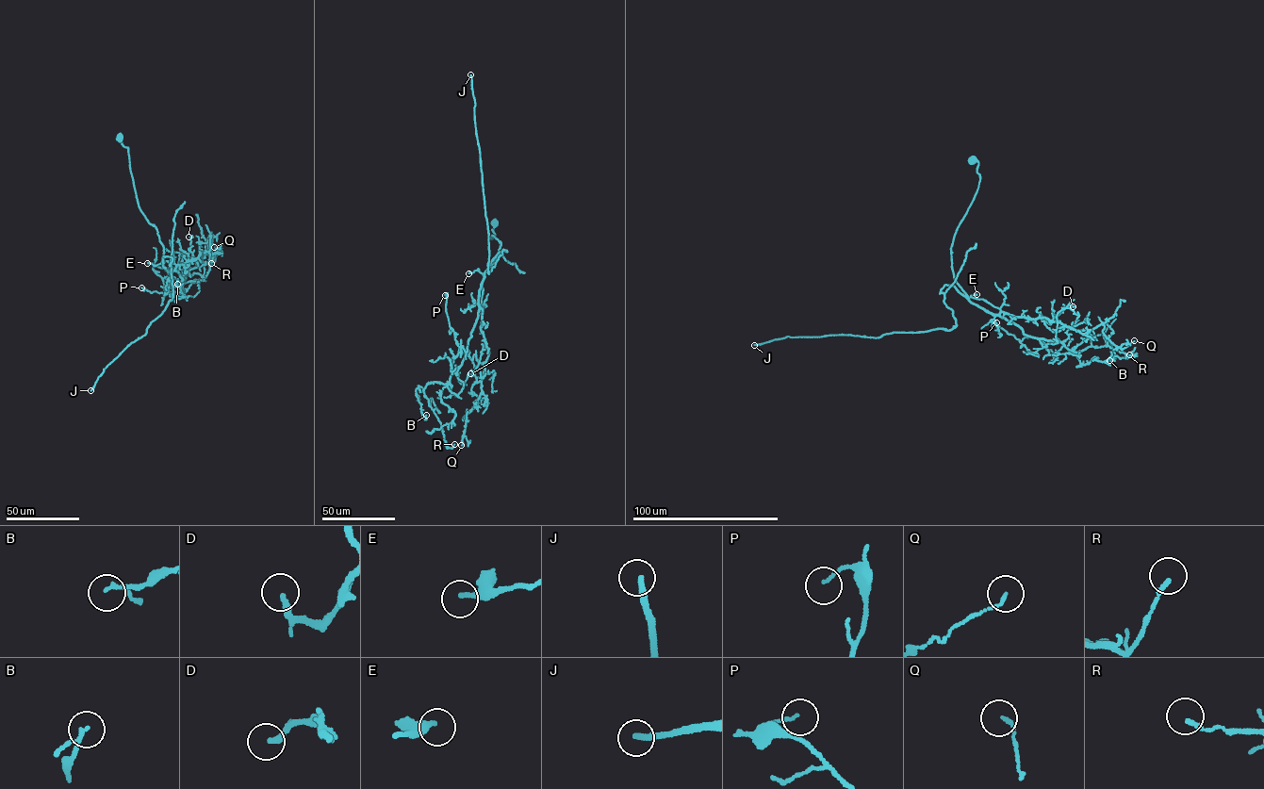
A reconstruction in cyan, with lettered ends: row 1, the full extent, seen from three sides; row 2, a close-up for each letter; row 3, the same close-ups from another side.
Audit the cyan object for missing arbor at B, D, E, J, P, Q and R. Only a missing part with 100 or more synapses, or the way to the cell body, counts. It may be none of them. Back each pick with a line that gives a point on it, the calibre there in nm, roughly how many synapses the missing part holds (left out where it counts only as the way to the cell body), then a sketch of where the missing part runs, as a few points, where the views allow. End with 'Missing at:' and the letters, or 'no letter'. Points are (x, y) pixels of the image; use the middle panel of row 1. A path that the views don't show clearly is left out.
J: (470, 74) | 240 nm | 100 syn
Missing at: J

